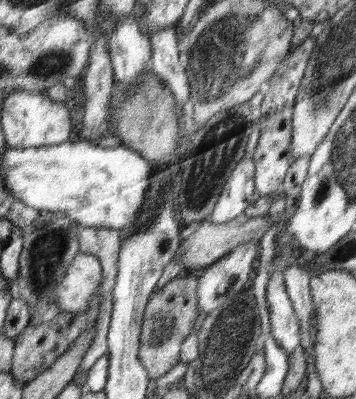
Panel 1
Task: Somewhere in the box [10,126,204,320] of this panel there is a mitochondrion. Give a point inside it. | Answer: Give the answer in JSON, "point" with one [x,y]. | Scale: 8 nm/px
{"point":[52,240]}

